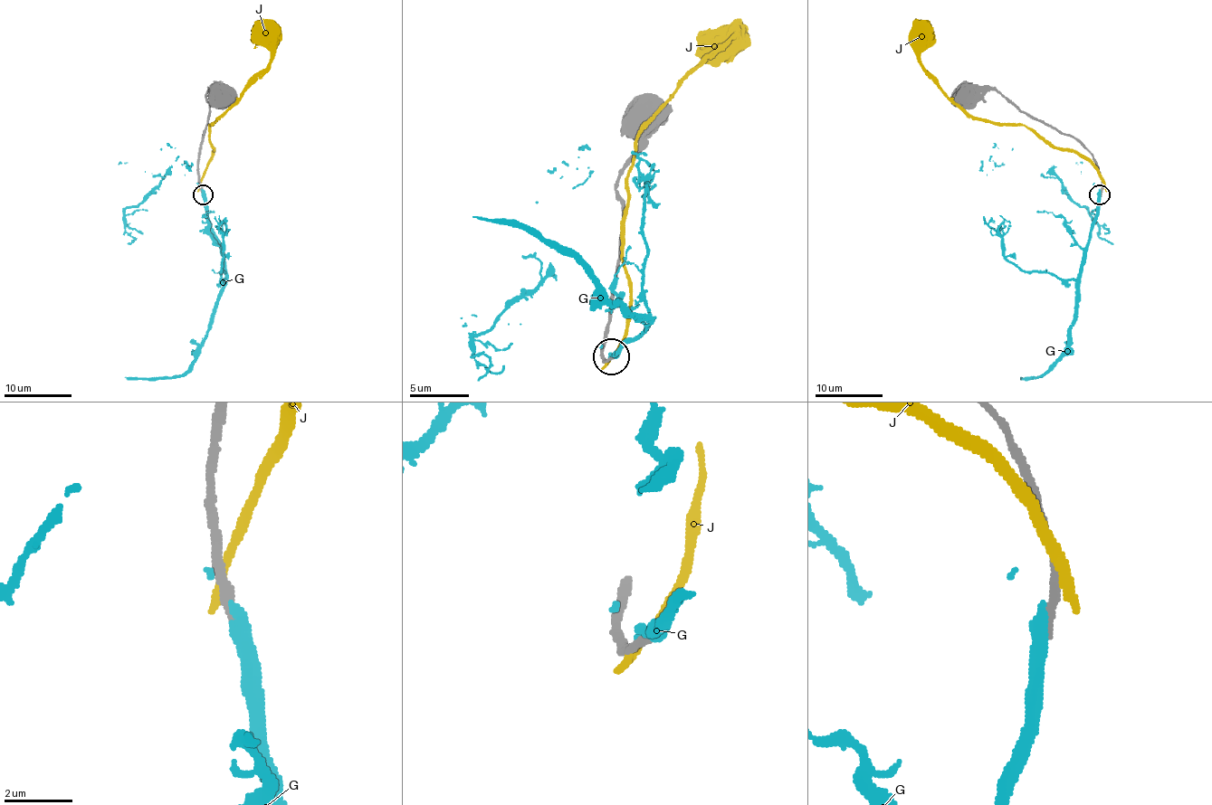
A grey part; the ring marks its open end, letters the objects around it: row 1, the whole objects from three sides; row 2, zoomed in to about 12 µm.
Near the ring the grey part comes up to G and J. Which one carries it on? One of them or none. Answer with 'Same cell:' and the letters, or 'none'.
Same cell: none

